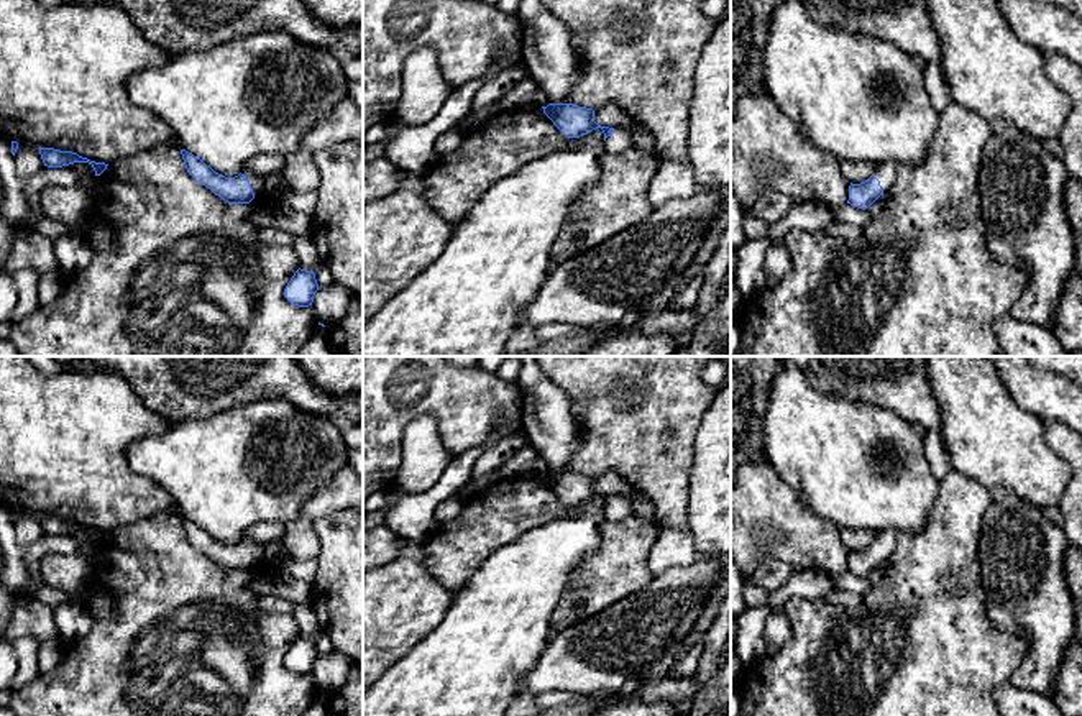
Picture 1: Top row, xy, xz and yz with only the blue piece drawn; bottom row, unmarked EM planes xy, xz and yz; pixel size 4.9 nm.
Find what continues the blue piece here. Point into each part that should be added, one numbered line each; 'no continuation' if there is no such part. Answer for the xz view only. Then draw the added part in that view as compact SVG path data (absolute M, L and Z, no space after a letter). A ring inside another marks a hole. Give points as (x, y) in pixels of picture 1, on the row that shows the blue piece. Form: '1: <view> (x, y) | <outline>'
1: xz (619, 140) | M614 128L604 143L607 153L621 153L634 146L630 133L624 128Z

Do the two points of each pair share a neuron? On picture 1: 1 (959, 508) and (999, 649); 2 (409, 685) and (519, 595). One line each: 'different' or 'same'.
1: same
2: same

